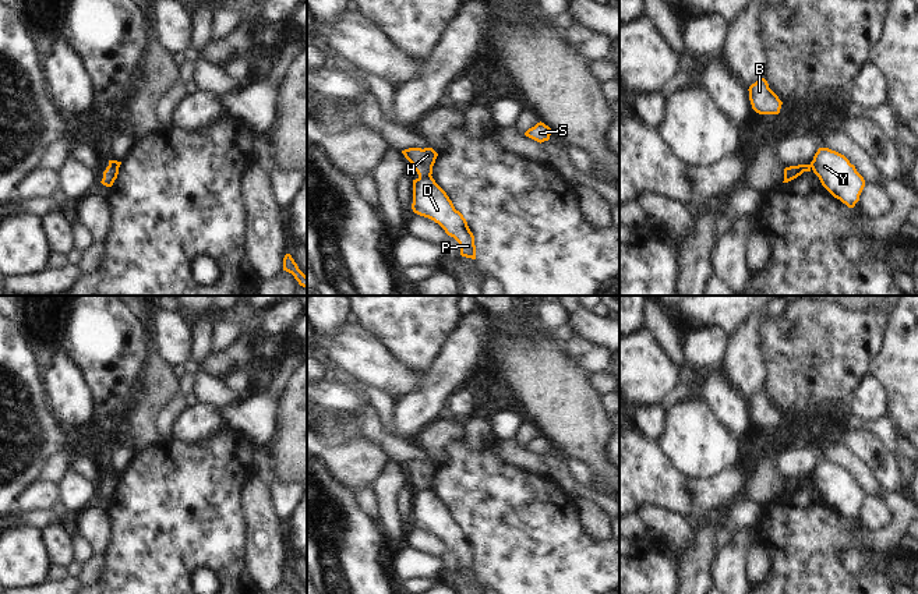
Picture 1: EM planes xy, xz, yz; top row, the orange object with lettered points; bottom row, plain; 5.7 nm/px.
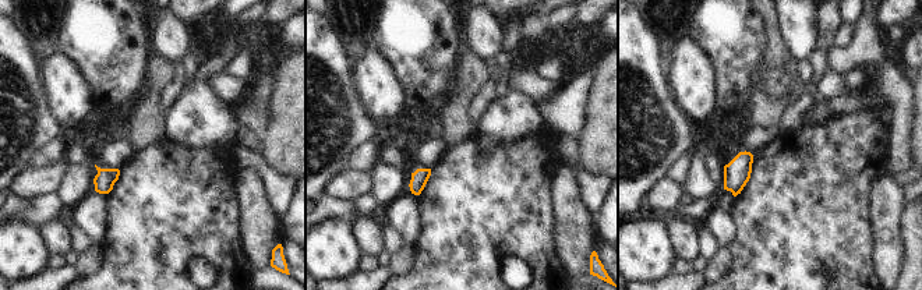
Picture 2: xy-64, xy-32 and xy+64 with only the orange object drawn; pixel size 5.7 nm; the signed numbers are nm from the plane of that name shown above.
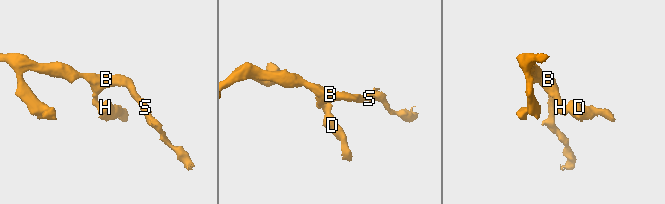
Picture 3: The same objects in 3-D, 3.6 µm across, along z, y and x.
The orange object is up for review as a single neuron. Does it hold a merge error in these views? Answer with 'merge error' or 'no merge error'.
merge error

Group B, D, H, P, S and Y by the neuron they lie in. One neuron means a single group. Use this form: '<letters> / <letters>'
B H S / D P Y

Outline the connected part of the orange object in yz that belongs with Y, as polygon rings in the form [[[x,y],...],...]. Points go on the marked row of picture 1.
[[[819,148],[811,167],[834,198],[848,208],[855,206],[865,187],[865,180],[844,155],[829,148]]]

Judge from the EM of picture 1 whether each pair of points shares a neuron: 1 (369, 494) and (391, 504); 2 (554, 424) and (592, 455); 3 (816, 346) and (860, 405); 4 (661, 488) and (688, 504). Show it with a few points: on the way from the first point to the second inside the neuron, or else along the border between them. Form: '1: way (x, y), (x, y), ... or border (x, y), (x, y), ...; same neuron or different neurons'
1: border (371, 485), (378, 499), (380, 520); different neurons
2: way (564, 427), (582, 445); same neuron
3: border (868, 374), (848, 400); different neurons
4: way (668, 488), (681, 498); same neuron

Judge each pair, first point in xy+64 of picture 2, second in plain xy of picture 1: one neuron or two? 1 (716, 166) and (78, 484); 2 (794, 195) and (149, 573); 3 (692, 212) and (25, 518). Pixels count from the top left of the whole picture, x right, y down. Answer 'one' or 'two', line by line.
1: two
2: one
3: one

